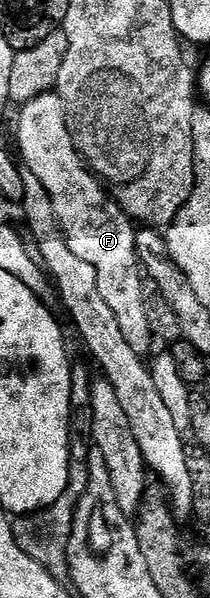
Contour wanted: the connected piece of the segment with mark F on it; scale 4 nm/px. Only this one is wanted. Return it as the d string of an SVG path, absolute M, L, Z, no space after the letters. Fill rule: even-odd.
M39 95L34 97L34 101L23 104L19 111L16 143L20 146L18 155L23 166L34 173L34 177L42 181L46 193L50 193L50 201L54 201L54 213L58 213L58 221L66 241L70 241L70 249L74 249L77 257L83 257L89 265L94 265L98 273L98 290L102 292L106 305L110 305L130 349L147 356L148 350L154 345L154 338L146 321L142 297L145 276L136 252L137 228L133 220L116 204L105 184L92 174L77 153L66 125L66 109L60 95Z

